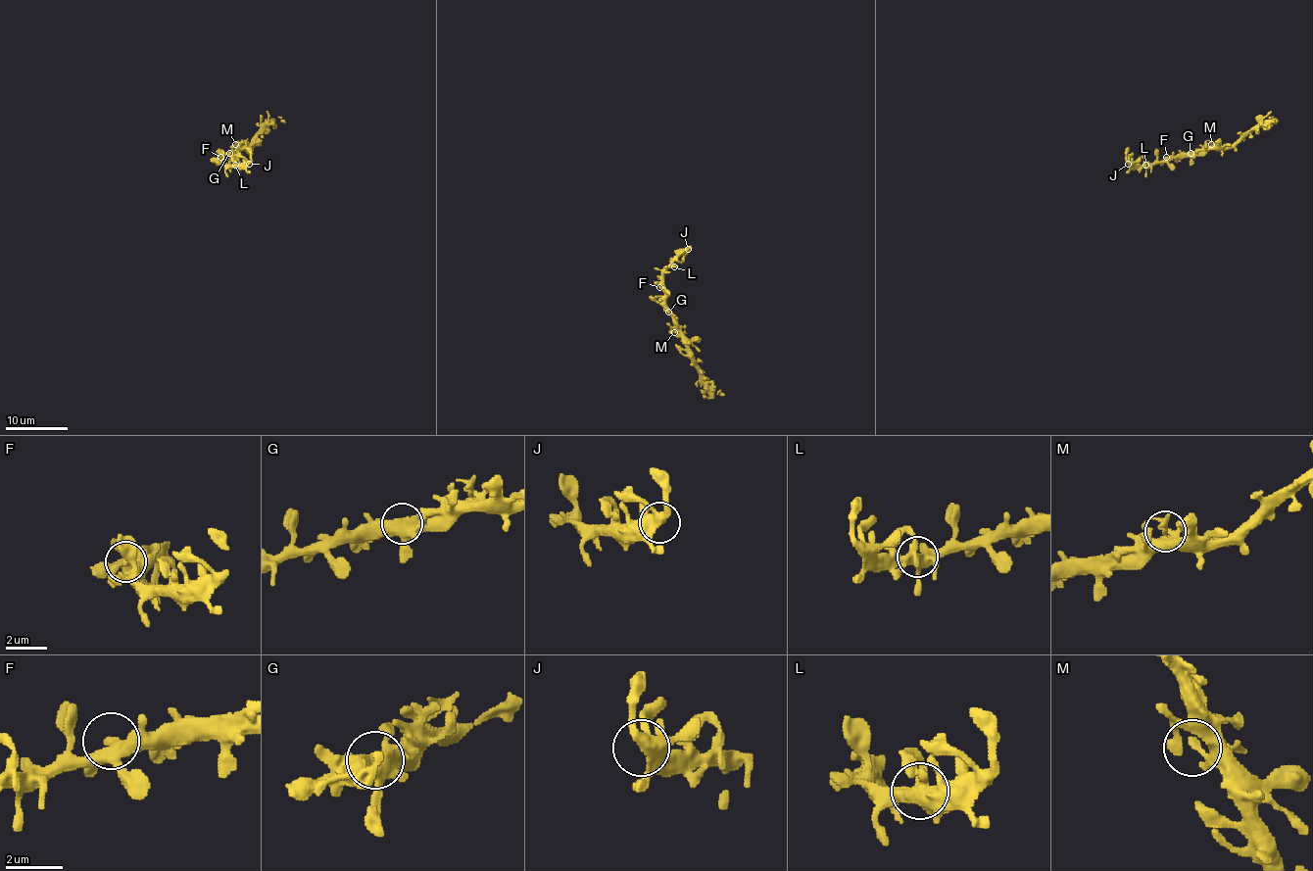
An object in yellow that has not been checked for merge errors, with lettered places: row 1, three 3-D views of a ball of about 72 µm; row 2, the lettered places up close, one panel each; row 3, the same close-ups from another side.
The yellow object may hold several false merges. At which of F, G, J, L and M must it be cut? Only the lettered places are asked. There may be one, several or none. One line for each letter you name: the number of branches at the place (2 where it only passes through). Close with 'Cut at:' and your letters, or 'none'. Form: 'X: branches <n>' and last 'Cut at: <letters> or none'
Cut at: none

